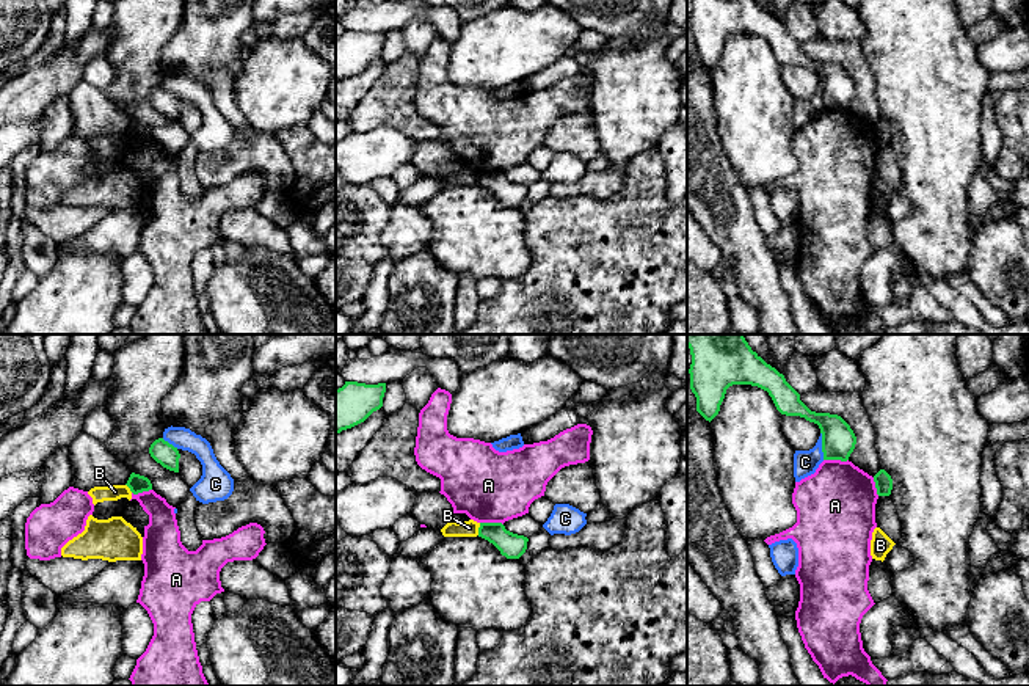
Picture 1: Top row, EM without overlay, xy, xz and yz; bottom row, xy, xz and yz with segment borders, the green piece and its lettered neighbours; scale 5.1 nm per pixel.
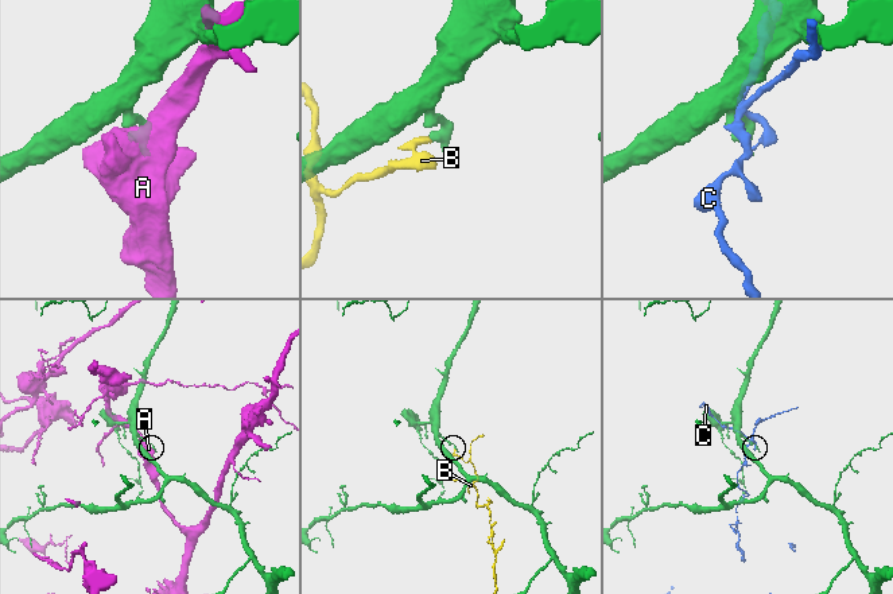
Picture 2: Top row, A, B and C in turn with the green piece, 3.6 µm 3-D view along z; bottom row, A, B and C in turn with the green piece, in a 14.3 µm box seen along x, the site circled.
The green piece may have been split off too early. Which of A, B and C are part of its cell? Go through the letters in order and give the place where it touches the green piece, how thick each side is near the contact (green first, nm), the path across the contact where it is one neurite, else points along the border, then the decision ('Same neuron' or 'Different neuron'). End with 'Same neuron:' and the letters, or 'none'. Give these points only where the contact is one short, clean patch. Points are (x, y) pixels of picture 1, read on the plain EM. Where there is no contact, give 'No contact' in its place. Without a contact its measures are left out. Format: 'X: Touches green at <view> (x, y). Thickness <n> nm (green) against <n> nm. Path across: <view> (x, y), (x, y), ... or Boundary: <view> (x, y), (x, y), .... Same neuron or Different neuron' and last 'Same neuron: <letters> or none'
A: Touches green at yz (836, 107). Thickness 180 nm (green) against 400 nm. Different neuron
B: Touches green at xz (479, 178). Thickness 130 nm (green) against 80 nm. Boundary: xz (480, 171), (477, 182). Different neuron
C: Touches green at yz (822, 94). Thickness 180 nm (green) against 130 nm. Different neuron
Same neuron: none

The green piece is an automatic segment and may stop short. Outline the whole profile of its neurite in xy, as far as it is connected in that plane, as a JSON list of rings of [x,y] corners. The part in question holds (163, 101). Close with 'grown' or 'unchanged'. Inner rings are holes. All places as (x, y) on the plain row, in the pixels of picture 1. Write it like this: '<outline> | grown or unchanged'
[[[163,86],[155,88],[149,96],[151,105],[163,116],[179,121],[180,102],[177,96],[165,89]]] | unchanged

